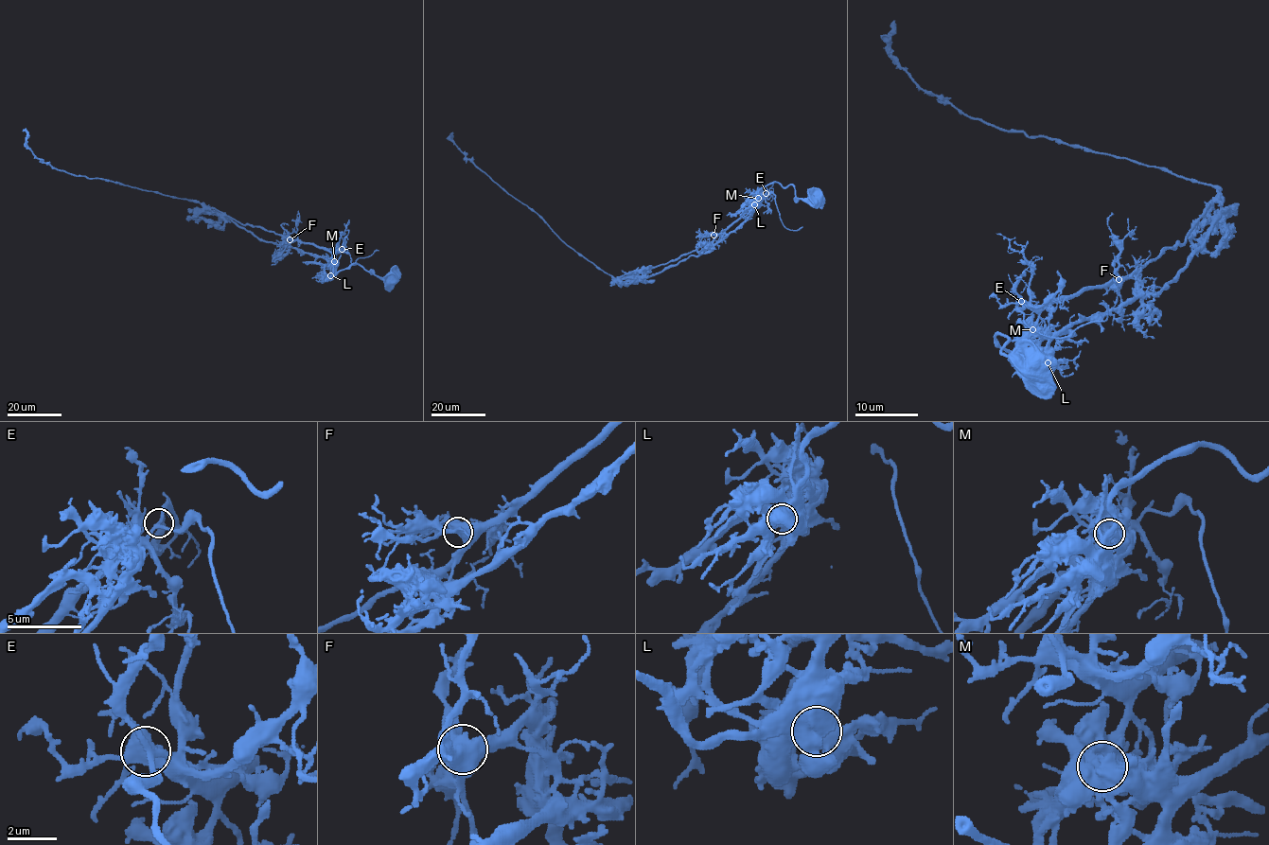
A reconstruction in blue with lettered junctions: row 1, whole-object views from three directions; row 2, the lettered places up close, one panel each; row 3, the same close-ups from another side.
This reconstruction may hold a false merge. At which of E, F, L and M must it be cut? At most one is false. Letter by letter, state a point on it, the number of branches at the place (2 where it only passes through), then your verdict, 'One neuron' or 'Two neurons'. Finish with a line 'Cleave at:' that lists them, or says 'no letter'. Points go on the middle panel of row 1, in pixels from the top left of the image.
E: Place: (766, 193). Branches: 3. One neuron
F: Place: (713, 235). Branches: 3. One neuron
L: Place: (754, 204). Branches: 2. One neuron
M: Place: (758, 198). Branches: 1. Two neurons
Cleave at: M

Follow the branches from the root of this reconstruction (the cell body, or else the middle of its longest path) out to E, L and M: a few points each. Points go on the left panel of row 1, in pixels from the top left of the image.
E: (395, 276), (378, 277), (354, 263), (335, 277), (334, 255), (342, 249)
L: (395, 276), (378, 277), (356, 263), (342, 270), (335, 277), (330, 275)
M: (395, 276), (378, 277), (354, 263), (335, 277), (334, 261)

